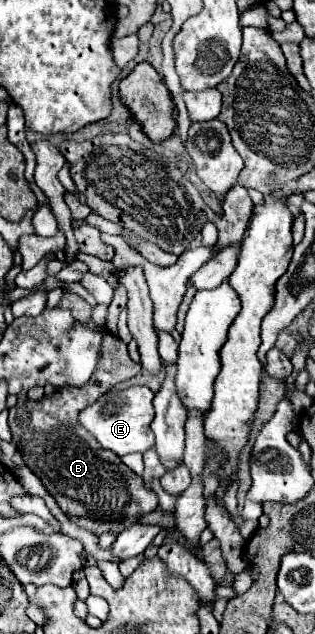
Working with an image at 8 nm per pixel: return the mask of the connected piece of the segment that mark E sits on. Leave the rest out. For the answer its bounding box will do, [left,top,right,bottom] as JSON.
[77,387,155,457]

